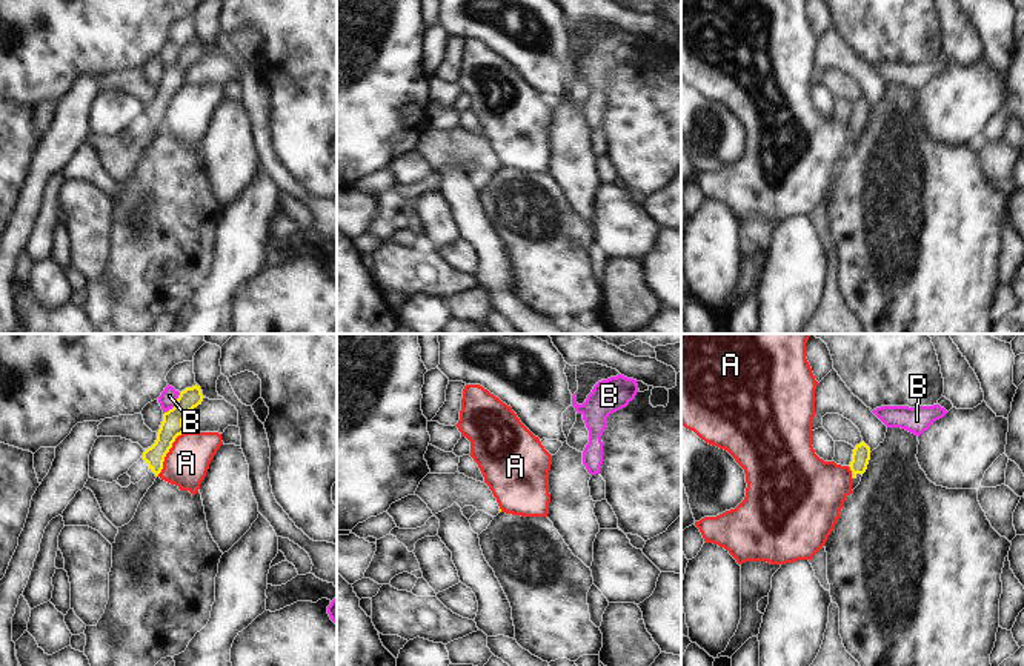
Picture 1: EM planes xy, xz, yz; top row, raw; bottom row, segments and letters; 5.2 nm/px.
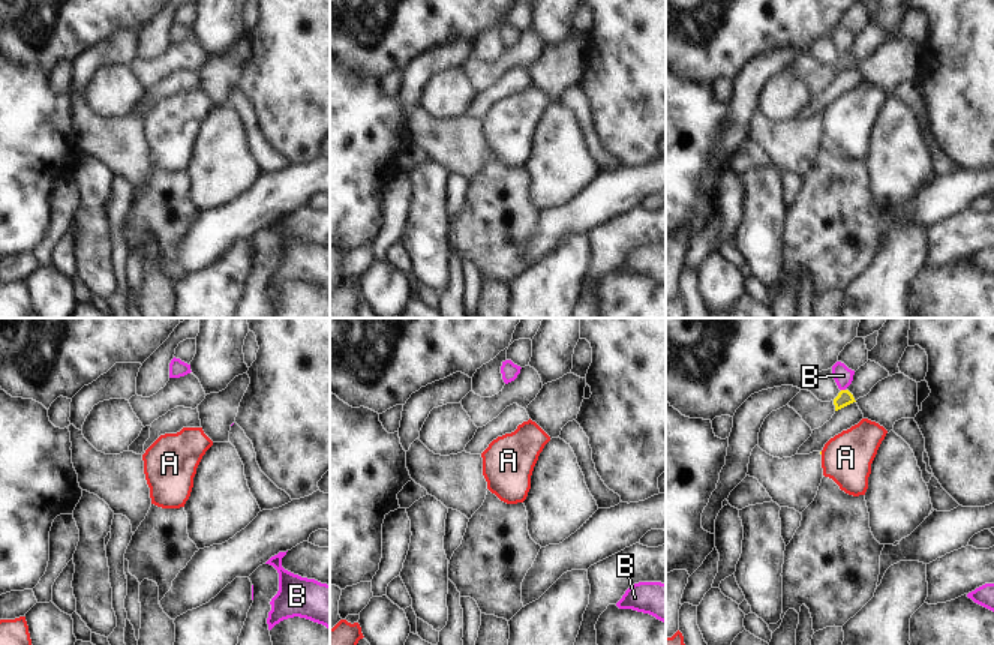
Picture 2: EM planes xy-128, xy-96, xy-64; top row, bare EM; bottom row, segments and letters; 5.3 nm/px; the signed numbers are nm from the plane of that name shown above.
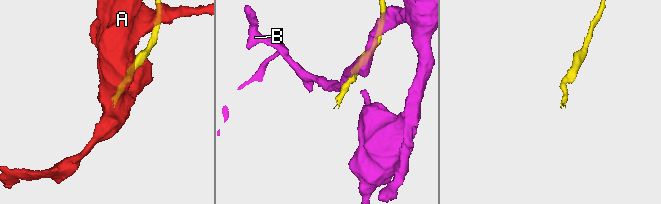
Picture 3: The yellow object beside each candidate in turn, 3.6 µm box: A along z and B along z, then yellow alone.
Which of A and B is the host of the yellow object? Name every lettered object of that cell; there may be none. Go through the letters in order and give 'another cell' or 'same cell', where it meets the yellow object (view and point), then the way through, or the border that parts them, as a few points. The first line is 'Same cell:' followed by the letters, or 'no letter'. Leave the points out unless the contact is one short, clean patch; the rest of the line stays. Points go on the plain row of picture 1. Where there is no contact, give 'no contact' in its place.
Same cell: no letter
A: another cell; meets yellow in xy at (168, 106)
B: another cell; meets yellow in xy at (176, 60); border along xy (180, 48), (176, 59), (163, 69)

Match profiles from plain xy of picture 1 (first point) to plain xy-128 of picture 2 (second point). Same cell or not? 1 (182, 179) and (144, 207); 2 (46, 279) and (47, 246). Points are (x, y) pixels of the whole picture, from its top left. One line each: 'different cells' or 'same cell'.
1: same cell
2: different cells

